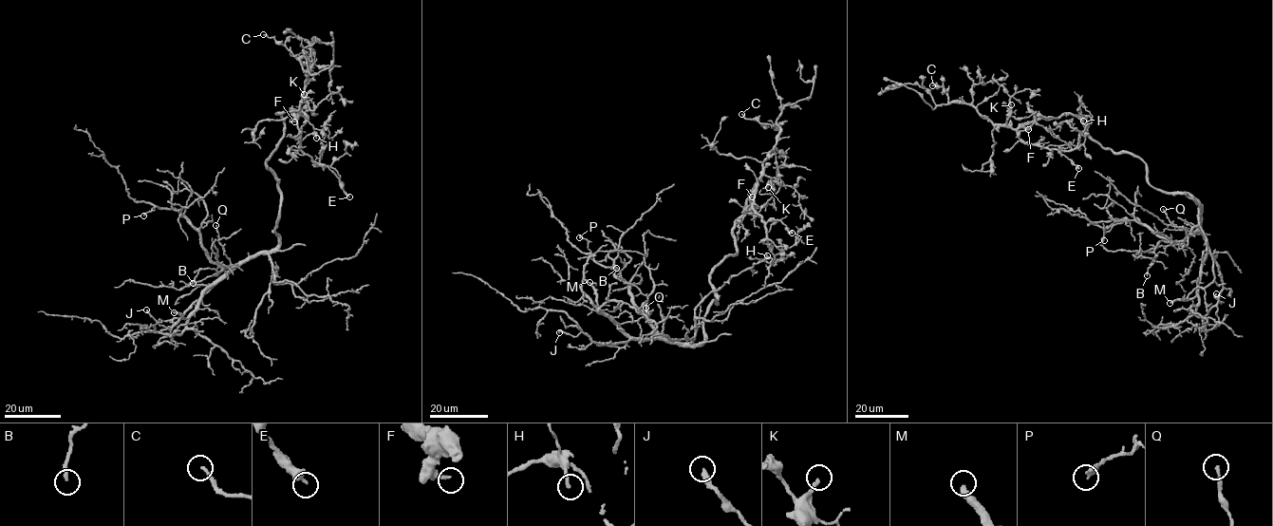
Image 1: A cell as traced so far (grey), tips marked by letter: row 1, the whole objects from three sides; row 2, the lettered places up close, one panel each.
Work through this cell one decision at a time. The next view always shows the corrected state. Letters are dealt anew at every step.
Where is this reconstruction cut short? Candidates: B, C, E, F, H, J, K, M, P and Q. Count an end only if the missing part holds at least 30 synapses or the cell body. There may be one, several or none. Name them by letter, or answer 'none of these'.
B, C, K, M

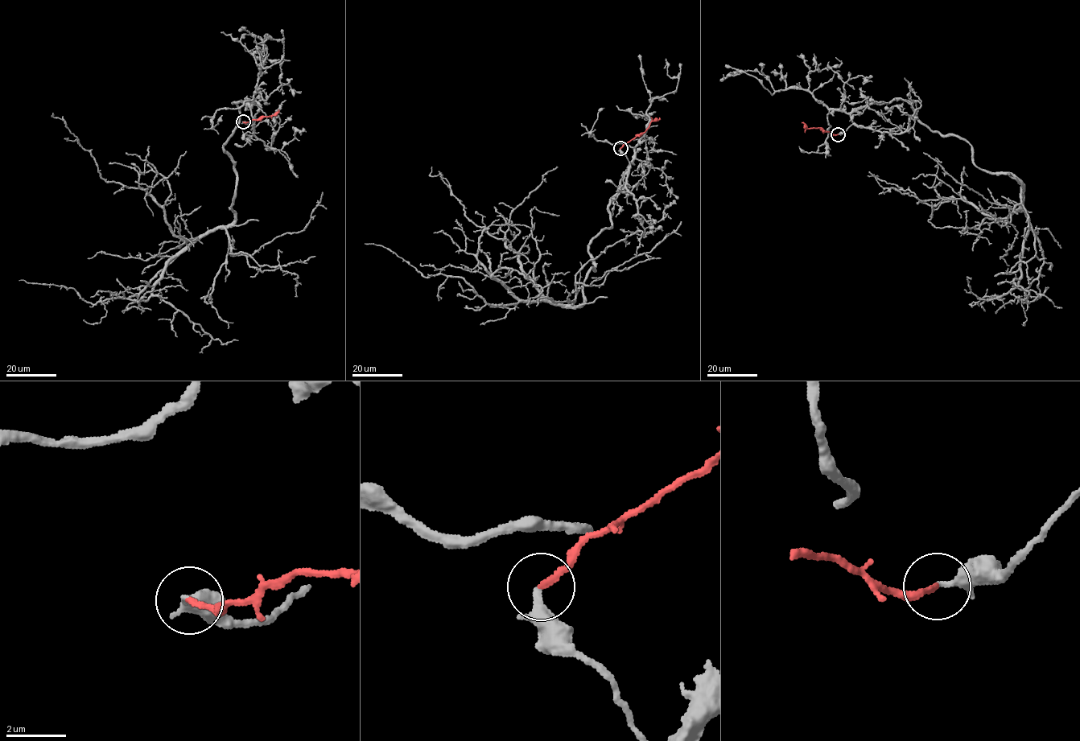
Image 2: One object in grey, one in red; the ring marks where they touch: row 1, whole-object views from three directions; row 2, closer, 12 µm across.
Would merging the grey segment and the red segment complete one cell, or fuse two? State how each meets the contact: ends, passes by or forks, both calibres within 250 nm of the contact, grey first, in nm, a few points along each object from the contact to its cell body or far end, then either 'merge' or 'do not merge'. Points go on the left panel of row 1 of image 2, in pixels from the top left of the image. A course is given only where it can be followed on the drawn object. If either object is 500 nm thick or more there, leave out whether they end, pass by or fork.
grey passes by | red ends | 200/170 nm | grey via (243, 121), (251, 108), (232, 102), (234, 219), (189, 240), (142, 188), (102, 179), (53, 113) | red via (243, 121), (277, 114), (278, 110) | merge

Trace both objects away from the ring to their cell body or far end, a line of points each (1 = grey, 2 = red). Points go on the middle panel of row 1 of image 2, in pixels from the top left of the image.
1: (620, 148), (630, 166), (612, 228), (588, 247), (579, 306), (554, 305), (432, 166)
2: (620, 148), (643, 133), (650, 123), (659, 117)

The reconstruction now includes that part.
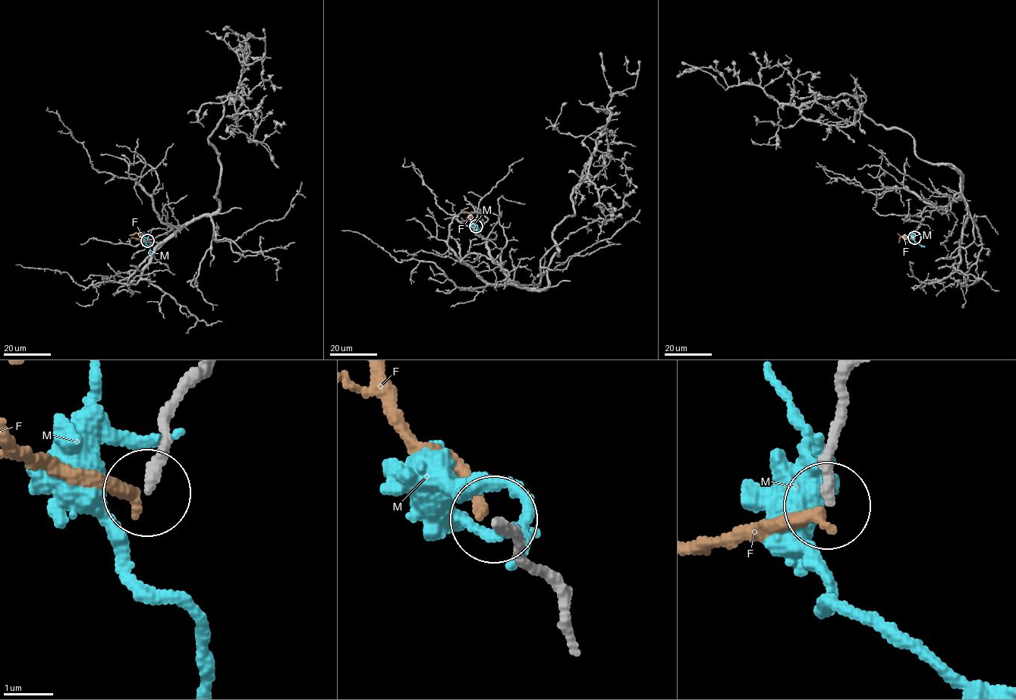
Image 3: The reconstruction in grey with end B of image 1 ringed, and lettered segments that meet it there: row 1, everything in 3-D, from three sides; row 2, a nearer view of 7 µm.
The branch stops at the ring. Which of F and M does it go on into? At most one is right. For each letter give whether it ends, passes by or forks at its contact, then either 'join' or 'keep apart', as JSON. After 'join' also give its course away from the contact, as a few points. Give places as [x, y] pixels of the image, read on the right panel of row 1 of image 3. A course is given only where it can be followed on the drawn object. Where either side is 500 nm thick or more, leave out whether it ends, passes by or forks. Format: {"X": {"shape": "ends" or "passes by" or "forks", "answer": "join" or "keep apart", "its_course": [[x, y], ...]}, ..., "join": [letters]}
{"F": {"shape": "ends", "answer": "keep apart"}, "M": {"shape": "ends", "answer": "keep apart"}, "join": []}

